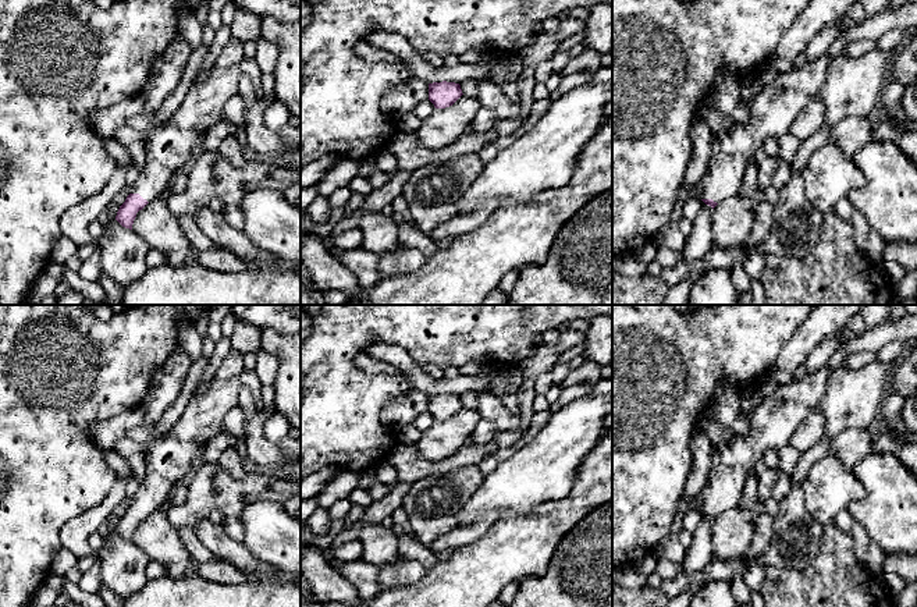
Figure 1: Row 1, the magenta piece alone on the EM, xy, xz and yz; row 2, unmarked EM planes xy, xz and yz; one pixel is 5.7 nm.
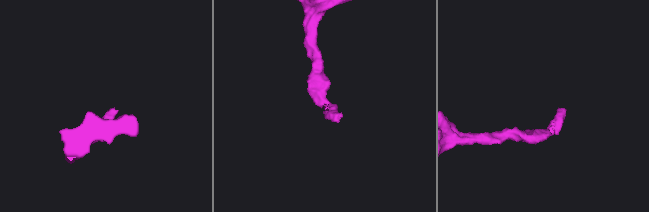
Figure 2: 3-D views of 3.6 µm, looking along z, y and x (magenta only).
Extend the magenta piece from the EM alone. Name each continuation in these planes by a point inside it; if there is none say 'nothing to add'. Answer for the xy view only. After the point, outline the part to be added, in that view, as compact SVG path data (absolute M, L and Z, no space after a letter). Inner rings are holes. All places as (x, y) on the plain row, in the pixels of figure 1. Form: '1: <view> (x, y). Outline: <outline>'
1: xy (169, 458). Outline: M239 377L214 379L202 394L193 394L182 416L146 450L146 478L131 500L147 514L167 500L171 490L188 475L199 450L223 429L224 415L238 407Z

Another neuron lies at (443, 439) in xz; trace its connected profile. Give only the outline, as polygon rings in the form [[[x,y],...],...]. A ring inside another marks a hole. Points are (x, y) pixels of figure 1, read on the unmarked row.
[[[462,407],[452,418],[436,420],[413,446],[424,461],[444,461],[470,441],[480,420],[479,409]]]

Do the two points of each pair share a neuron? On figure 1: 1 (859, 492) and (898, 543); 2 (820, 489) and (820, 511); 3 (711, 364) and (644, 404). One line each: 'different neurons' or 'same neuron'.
1: different neurons
2: same neuron
3: same neuron

